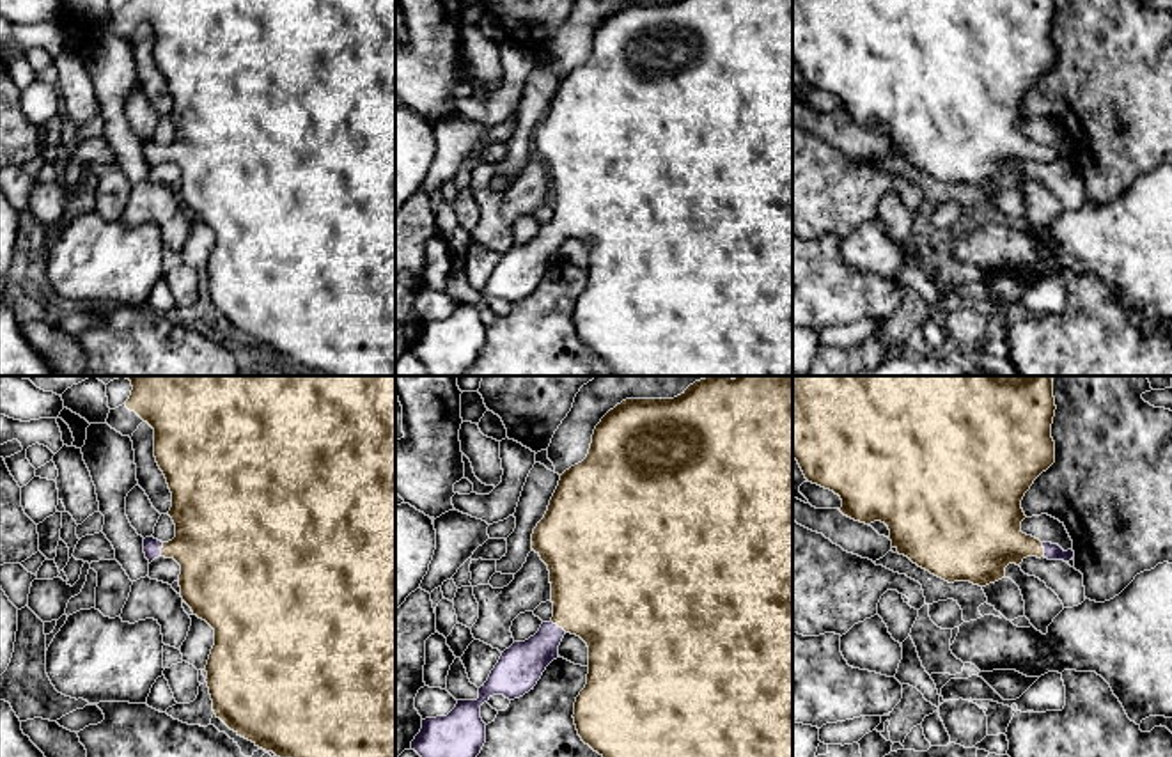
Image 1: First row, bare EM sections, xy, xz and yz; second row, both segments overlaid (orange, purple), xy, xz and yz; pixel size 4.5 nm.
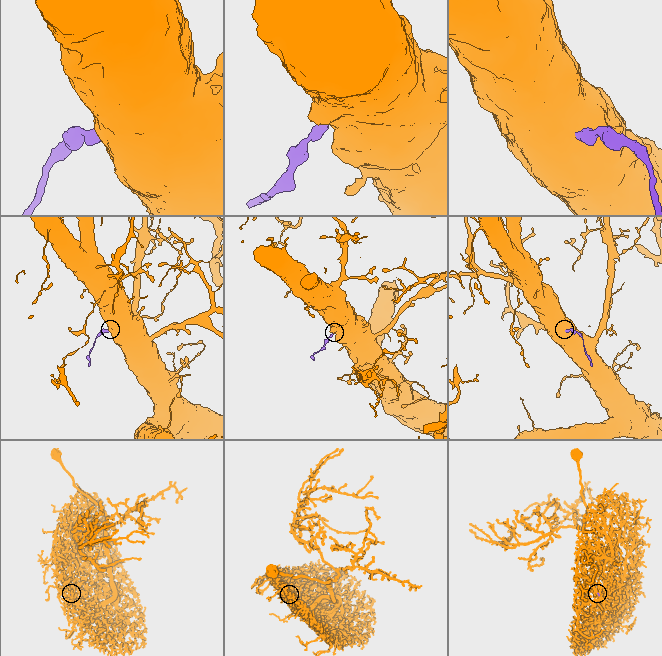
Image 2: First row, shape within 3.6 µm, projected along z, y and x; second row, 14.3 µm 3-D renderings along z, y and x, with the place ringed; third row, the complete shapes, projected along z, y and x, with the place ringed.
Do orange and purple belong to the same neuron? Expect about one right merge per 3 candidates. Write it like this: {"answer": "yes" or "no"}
{"answer": "yes"}

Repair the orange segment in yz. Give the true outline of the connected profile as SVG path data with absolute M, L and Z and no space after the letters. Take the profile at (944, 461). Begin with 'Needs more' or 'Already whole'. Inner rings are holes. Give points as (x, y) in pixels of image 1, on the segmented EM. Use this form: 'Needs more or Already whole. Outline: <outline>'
Needs more. Outline: M793 376L793 457L809 482L840 496L839 511L844 516L865 525L885 523L899 555L949 583L970 581L986 587L1005 578L1009 564L1020 566L1027 557L1064 562L1074 557L1073 550L1064 551L1059 544L1041 542L1021 532L1021 521L1027 518L1021 500L1034 480L1055 463L1055 410L1053 376Z

